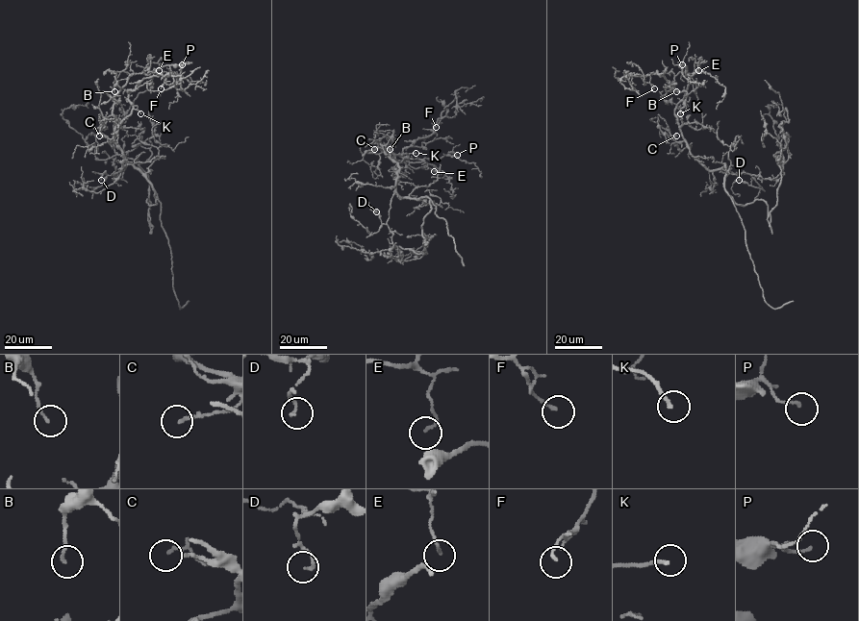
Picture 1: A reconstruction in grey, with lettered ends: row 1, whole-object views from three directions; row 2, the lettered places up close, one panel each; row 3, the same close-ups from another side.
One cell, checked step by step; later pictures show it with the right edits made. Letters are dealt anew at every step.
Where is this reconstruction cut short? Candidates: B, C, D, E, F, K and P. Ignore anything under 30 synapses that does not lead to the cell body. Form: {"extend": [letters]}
{"extend": ["K"]}

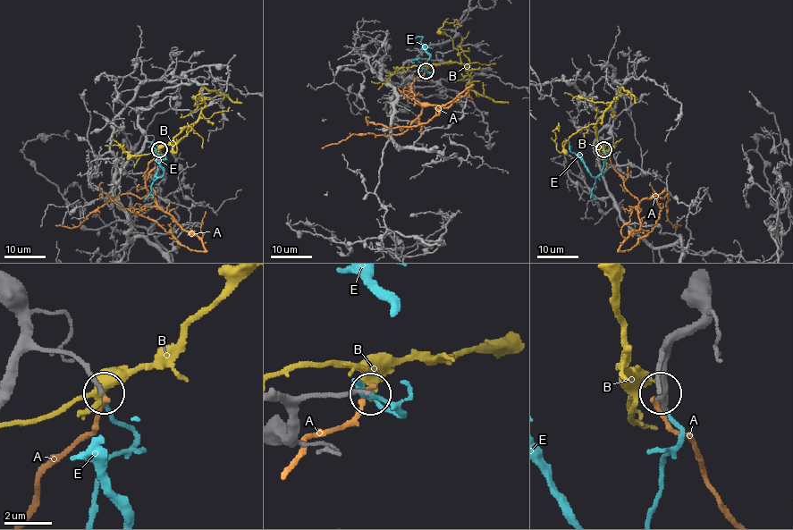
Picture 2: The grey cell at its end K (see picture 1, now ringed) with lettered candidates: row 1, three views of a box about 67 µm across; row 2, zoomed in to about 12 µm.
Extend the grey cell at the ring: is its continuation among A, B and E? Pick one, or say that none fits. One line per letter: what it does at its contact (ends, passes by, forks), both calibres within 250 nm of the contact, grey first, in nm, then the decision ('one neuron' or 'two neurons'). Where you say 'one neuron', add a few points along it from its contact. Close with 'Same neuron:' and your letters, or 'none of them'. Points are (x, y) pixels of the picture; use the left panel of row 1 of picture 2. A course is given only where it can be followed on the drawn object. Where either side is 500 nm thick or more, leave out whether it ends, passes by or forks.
A: it ends there; 170 nm thick on the grey side, 200 nm on the other; two neurons
B: it ends there; 180 nm thick on the grey side, 170 nm on the other; two neurons
E: it ends there; 170 nm thick on the grey side, 160 nm on the other; one neuron; it runs (158, 150), (164, 157), (158, 163), (156, 174), (161, 177), (163, 170), (150, 142)
Same neuron: E

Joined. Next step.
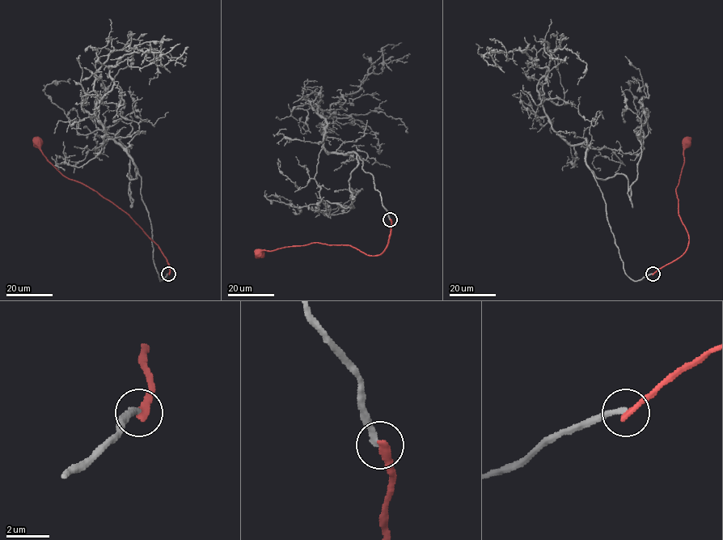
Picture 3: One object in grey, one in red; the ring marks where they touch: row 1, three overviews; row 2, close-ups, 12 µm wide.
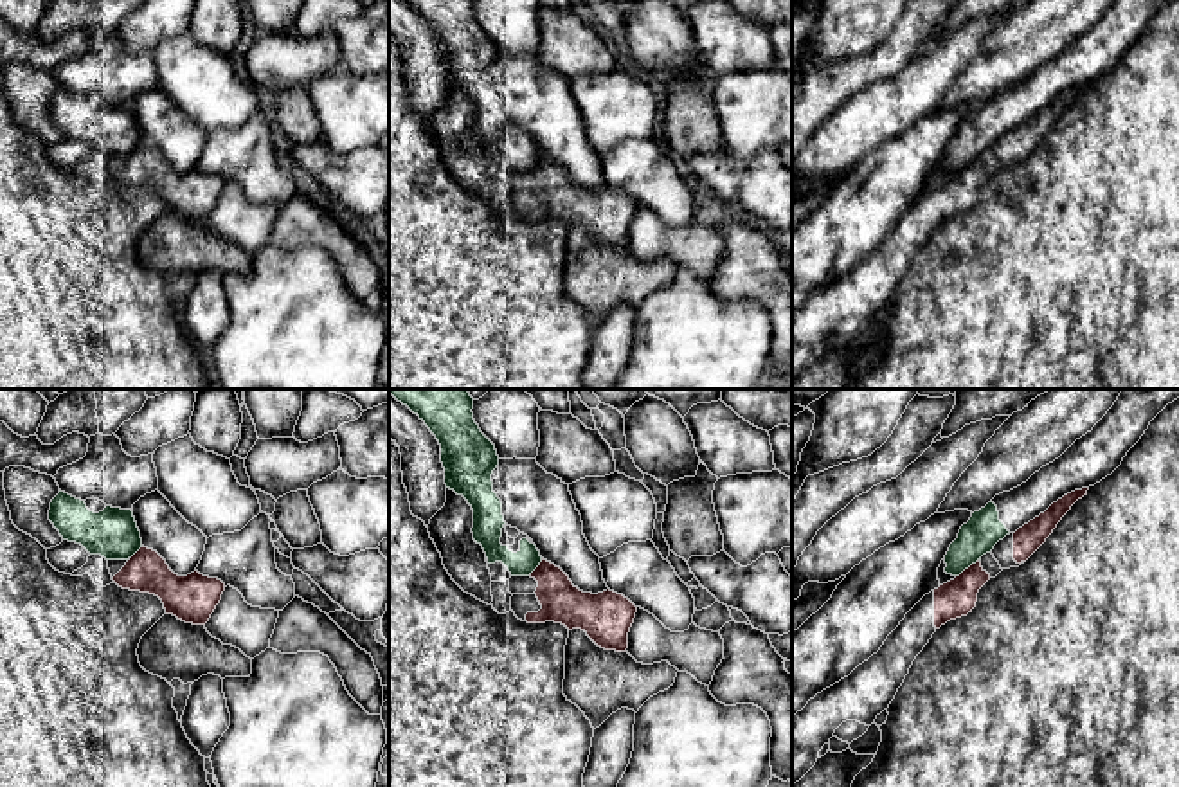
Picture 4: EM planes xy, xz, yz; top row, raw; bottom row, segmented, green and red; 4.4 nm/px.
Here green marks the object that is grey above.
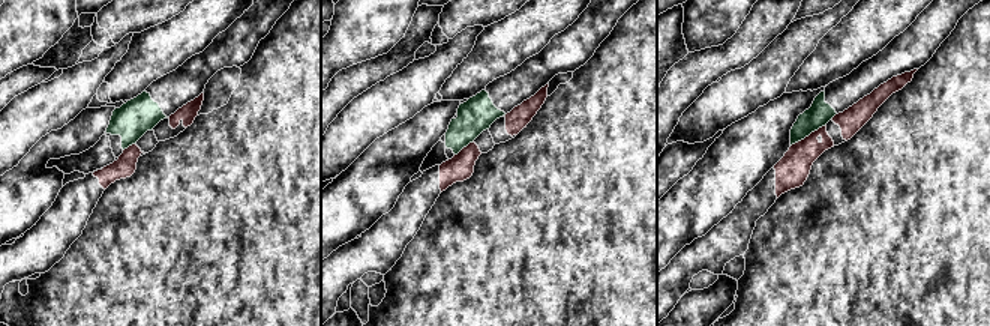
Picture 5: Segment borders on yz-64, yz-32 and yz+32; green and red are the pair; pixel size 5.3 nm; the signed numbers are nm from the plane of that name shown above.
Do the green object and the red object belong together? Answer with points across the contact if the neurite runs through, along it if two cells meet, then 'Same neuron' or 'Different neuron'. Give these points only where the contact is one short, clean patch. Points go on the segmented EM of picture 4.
Different neuron

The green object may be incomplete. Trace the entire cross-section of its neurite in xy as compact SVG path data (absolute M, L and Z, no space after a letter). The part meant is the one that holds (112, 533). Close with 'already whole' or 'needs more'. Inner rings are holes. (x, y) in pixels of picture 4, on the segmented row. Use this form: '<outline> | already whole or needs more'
M95 434L86 456L59 468L54 479L59 493L50 502L49 520L63 540L106 560L128 560L142 547L131 510L140 497L158 490L153 454L131 457L115 434ZM86 499L99 499L106 508L94 513Z | needs more

